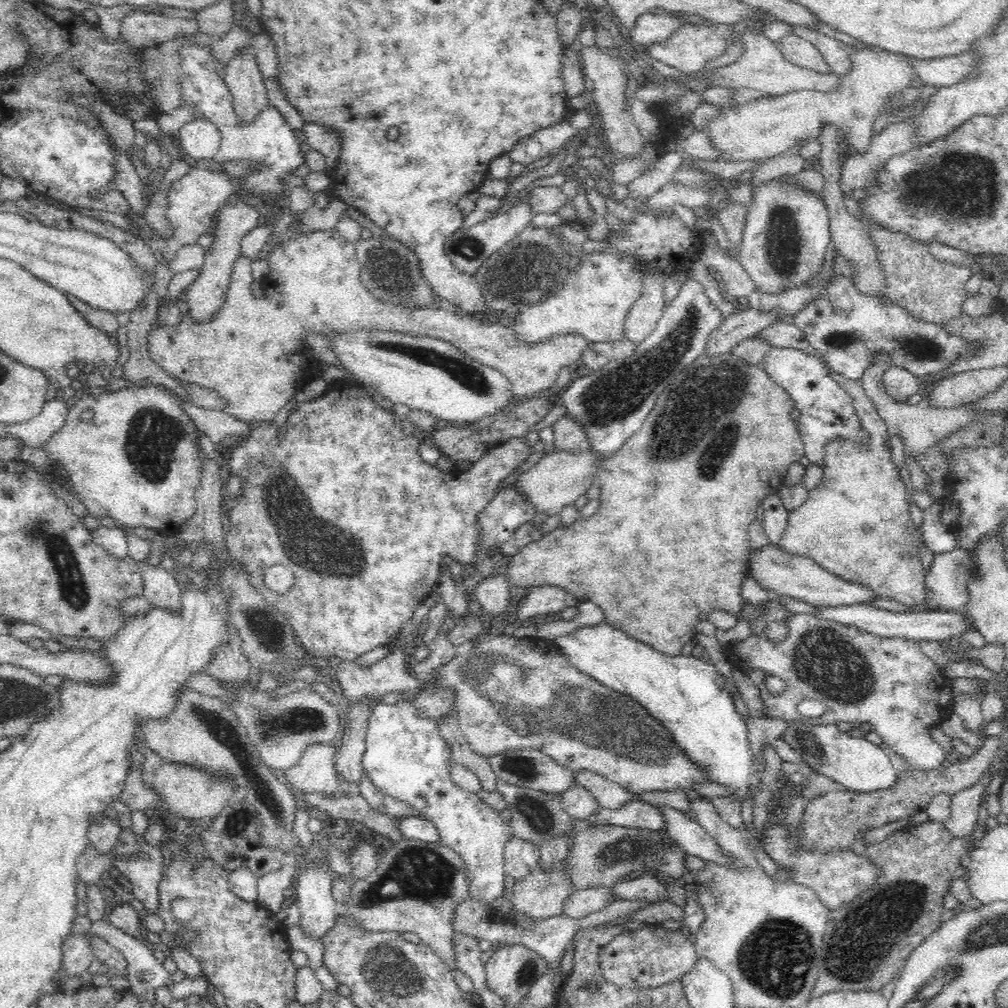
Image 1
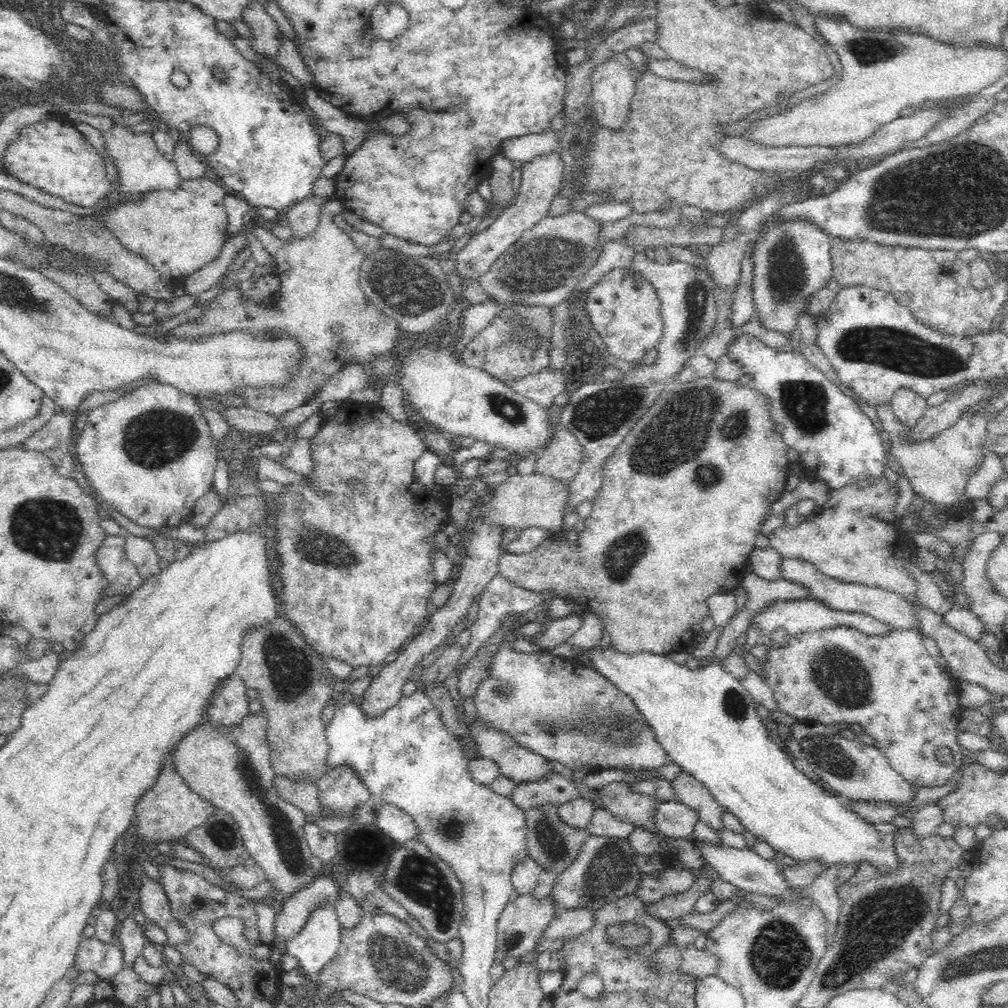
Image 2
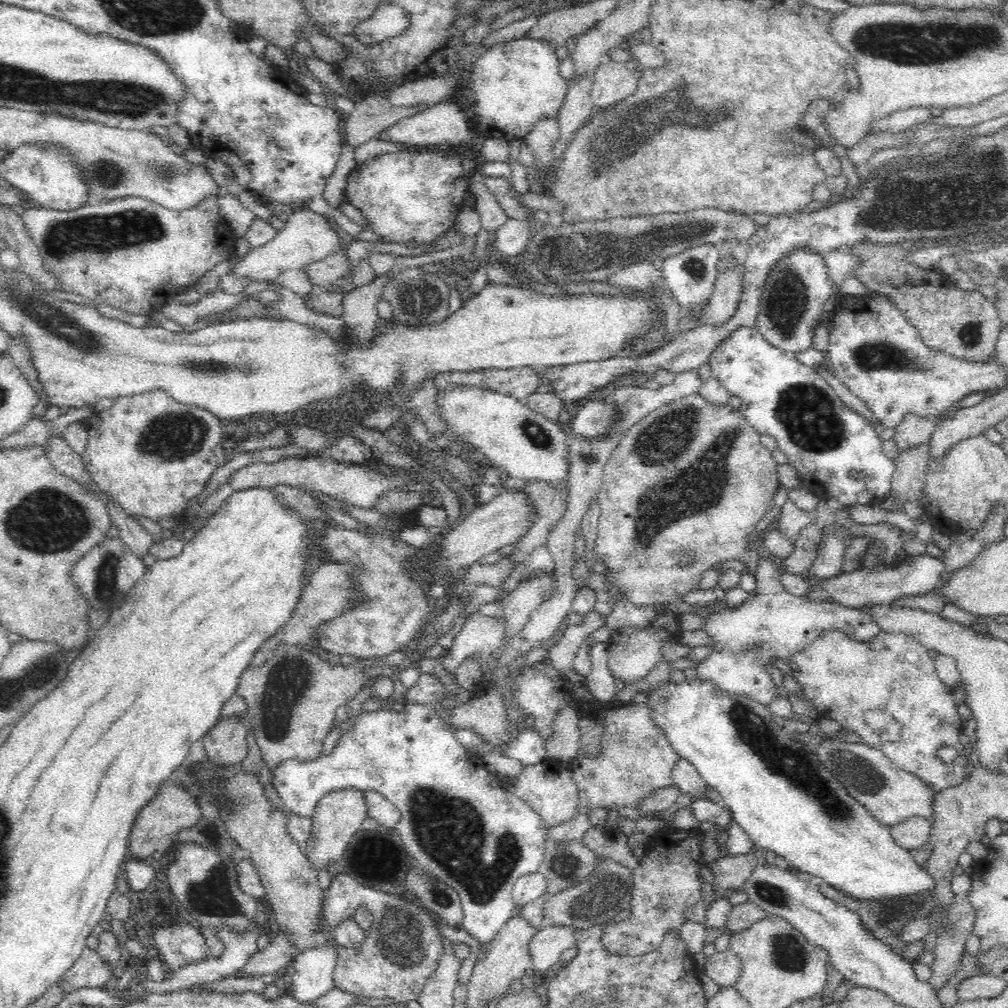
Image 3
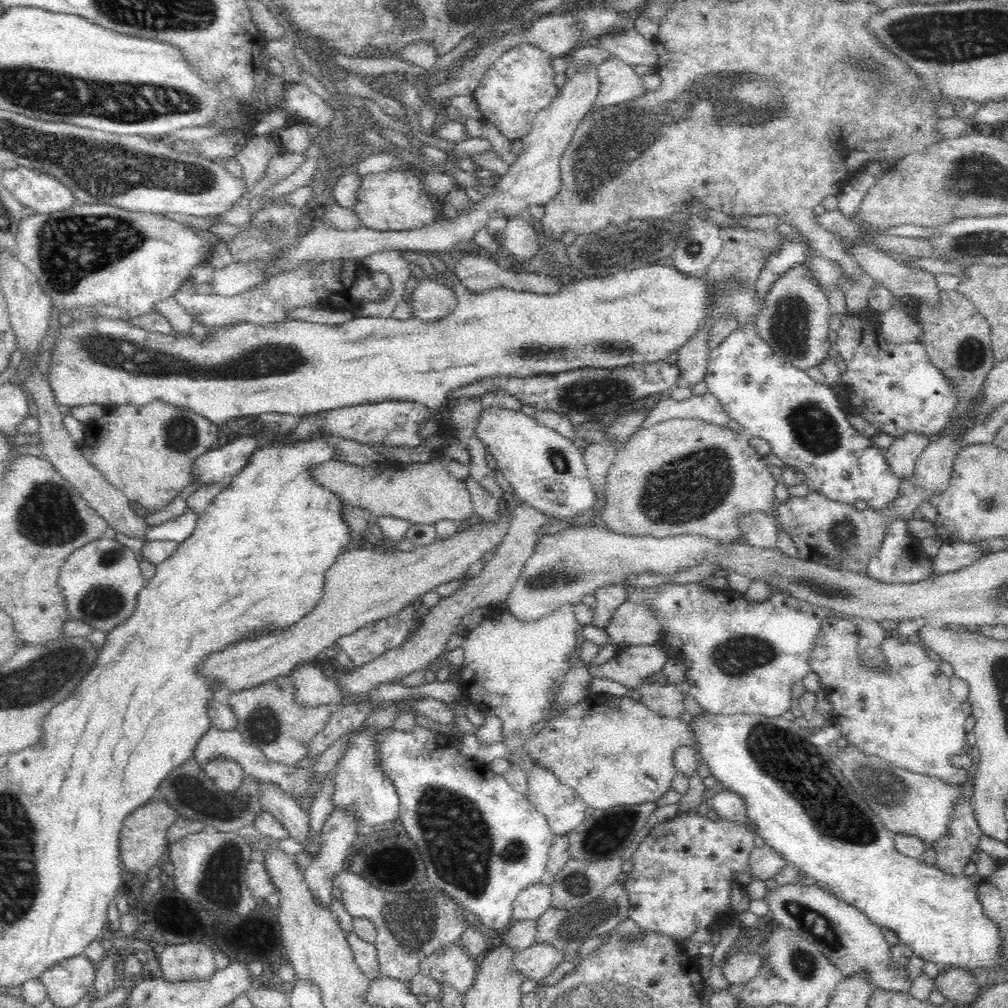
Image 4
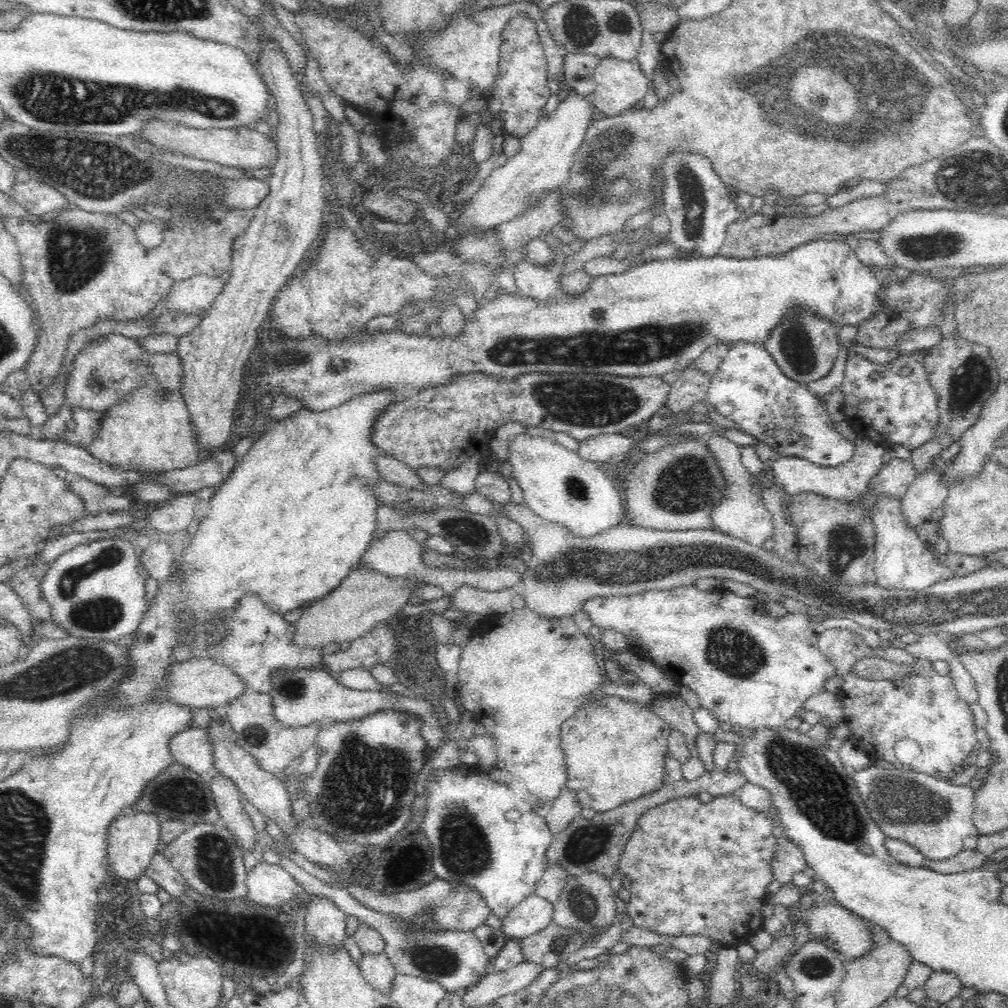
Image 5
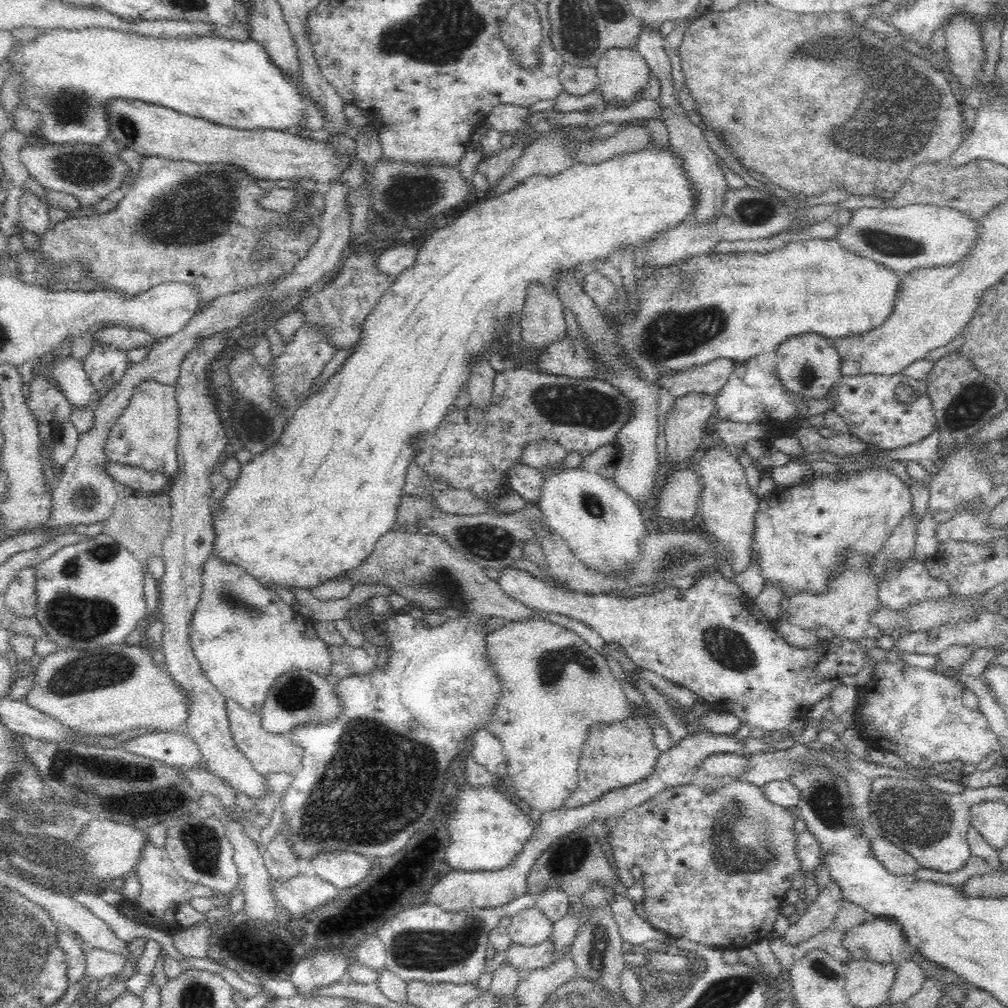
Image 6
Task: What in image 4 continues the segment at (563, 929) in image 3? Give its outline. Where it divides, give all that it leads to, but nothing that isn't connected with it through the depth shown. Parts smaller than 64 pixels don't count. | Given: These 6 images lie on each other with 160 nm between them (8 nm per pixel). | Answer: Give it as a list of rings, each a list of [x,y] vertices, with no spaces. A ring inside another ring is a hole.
[[[535,942],[513,956],[512,970],[517,970],[525,980],[542,981],[556,970],[564,961],[565,952],[553,947],[553,944]]]

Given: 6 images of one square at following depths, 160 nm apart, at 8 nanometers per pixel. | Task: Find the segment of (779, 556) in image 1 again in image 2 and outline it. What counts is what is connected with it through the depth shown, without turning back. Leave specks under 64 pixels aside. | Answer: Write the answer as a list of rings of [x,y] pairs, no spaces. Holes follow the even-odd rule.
[[[782,558],[780,576],[794,583],[802,584],[811,593],[812,599],[820,600],[834,610],[844,612],[864,612],[866,615],[898,630],[917,630],[921,627],[915,605],[901,594],[882,588],[868,587],[866,584],[840,582],[820,572],[811,562],[799,558]]]

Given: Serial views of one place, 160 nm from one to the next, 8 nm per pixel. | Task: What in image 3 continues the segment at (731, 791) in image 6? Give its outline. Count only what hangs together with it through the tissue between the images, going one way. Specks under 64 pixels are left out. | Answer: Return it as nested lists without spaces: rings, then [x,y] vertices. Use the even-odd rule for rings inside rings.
[[[663,827],[653,835],[648,836],[645,853],[639,866],[632,869],[632,883],[634,883],[633,897],[629,906],[630,916],[617,923],[607,923],[602,932],[602,944],[611,953],[620,956],[643,956],[657,950],[664,936],[670,930],[680,930],[687,922],[684,912],[702,900],[702,883],[700,869],[704,866],[702,859],[702,836],[698,829],[677,829]]]

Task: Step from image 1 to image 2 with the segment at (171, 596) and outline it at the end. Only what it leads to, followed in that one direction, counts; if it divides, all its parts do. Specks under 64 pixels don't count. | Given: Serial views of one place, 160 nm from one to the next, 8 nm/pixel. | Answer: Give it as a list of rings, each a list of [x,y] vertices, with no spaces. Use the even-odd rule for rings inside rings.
[[[132,533],[125,534],[125,551],[128,560],[136,565],[143,579],[157,575],[161,571],[158,565],[160,557],[154,549],[154,544],[145,537],[135,537]]]

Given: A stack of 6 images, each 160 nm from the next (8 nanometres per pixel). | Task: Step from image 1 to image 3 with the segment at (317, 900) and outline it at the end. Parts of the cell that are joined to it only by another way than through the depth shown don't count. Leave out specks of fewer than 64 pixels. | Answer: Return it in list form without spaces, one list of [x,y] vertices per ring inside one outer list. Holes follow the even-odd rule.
[[[332,938],[316,948],[295,955],[290,964],[294,967],[292,982],[293,999],[298,1002],[314,1002],[334,988],[334,970],[338,960],[339,944]]]

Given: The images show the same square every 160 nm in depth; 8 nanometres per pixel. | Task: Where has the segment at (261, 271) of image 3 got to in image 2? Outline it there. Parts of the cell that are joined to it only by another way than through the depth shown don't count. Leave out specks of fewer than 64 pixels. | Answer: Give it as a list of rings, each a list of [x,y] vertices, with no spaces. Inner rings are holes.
[[[314,196],[312,199],[296,202],[282,213],[289,222],[296,239],[308,238],[310,234],[314,234],[320,220],[321,205],[330,200],[333,199]]]

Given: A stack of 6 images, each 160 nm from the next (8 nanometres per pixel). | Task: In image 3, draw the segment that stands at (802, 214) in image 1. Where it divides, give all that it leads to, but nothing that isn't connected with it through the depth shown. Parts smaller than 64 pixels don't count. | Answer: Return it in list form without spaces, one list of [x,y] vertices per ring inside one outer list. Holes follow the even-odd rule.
[[[797,249],[770,270],[761,292],[756,327],[772,346],[795,356],[812,346],[814,330],[824,318],[828,298],[834,292],[822,254]]]

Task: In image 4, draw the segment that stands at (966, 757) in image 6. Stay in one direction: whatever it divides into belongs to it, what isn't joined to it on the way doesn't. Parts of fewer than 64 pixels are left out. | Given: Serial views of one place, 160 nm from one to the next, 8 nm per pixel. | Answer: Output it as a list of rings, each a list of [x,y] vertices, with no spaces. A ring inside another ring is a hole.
[[[840,615],[825,618],[809,663],[811,671],[820,677],[822,689],[831,702],[830,719],[842,729],[842,737],[868,756],[879,756],[898,768],[961,785],[968,778],[968,768],[956,767],[950,758],[965,752],[968,716],[962,711],[962,702],[950,691],[951,678],[941,672],[938,662],[928,657],[926,647],[911,644],[895,634],[888,635],[881,646],[887,668],[868,669],[862,665],[858,654],[859,639],[859,628],[854,619]]]

